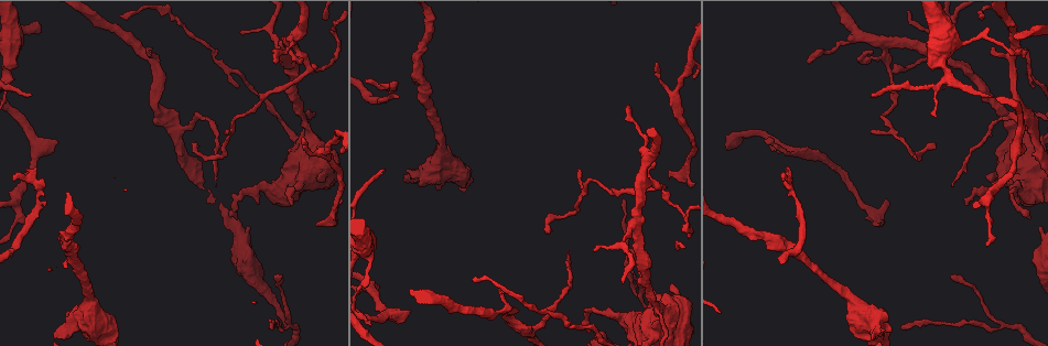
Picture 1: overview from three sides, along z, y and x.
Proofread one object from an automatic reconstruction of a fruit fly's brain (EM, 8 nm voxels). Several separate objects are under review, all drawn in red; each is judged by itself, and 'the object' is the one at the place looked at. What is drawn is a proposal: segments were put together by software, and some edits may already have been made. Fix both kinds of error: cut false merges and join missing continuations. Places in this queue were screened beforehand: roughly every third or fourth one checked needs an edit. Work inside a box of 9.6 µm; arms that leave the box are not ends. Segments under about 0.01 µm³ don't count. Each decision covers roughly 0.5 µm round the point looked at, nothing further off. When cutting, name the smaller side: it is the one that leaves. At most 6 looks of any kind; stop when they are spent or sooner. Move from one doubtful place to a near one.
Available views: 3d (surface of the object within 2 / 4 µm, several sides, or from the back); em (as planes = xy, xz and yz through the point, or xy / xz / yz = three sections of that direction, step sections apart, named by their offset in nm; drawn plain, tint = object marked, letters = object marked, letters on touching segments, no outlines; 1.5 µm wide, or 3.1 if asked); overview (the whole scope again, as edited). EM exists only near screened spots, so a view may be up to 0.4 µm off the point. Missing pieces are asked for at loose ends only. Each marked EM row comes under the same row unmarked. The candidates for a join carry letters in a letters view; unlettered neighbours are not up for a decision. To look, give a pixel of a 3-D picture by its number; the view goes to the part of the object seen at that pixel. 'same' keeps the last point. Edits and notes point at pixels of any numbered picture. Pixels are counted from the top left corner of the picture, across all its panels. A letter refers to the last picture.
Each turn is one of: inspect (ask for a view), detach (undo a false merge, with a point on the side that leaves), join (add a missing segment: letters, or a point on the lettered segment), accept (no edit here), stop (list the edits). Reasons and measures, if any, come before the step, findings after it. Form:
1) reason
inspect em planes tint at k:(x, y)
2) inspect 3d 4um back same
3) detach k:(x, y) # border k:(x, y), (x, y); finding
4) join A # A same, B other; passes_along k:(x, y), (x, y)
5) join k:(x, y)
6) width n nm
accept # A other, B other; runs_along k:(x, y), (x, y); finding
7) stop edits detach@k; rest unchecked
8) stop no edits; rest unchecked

an open end
inspect em planes letters at 1:(276, 277)

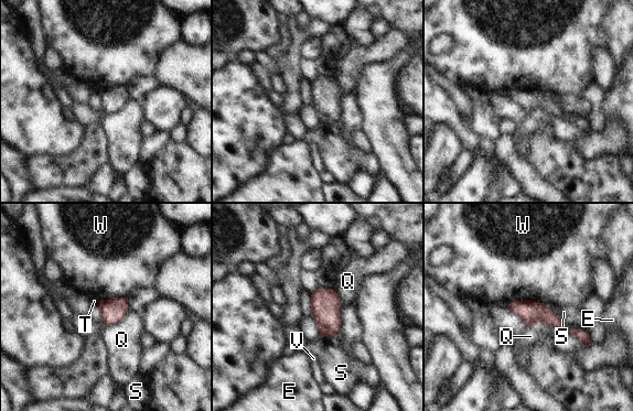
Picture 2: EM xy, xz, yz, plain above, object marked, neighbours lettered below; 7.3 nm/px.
width 180 nm
accept # E other, Q other, S other, T other, V other, W other; runs_along 2:(512, 307), (543, 314), (587, 341); none of them fits

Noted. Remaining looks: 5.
free end
inspect 3d 4um at 1:(668, 172)

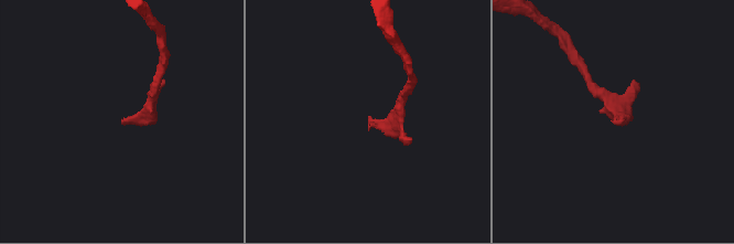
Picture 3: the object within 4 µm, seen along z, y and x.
inspect em planes tint at 3:(368, 118)

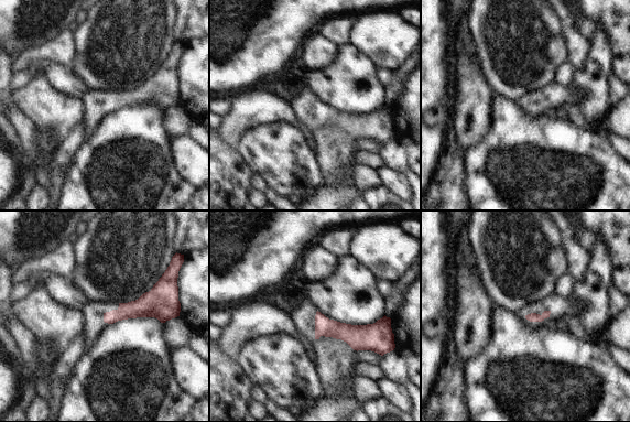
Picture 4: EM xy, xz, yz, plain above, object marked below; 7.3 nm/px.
inspect em planes letters same

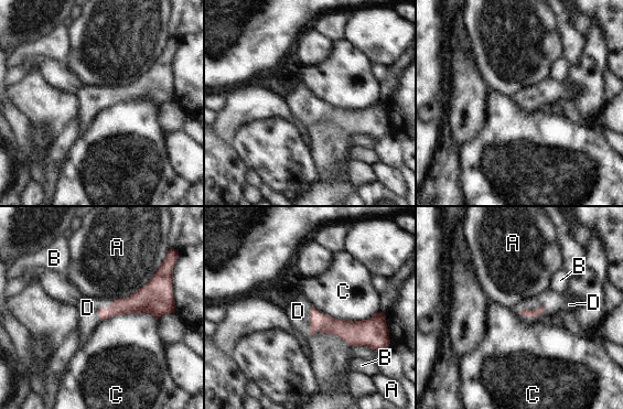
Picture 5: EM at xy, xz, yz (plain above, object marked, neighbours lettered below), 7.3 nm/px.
longest_contact C 500 nm
join D # A other, B other, C other, D same; passes_along 5:(528, 312), (530, 309), (554, 299); it goes on there

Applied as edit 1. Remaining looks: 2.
branch stops here
inspect em planes letters at 1:(991, 48)

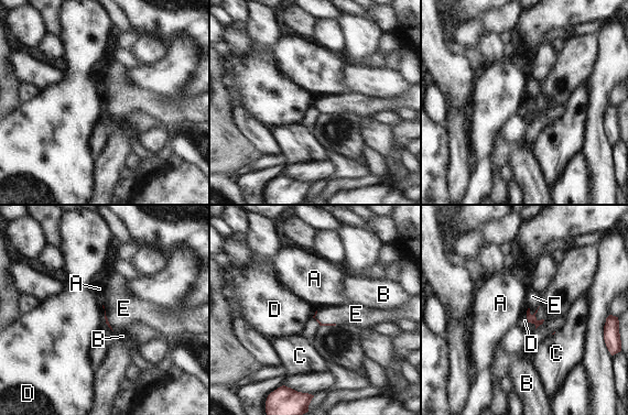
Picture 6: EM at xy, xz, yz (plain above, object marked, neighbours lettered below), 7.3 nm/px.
longest_contact E 100 nm
join E # A other, B other, C other, D other, E same; it goes on there

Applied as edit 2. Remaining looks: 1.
stop edits join@5, join@6; rest unchecked

